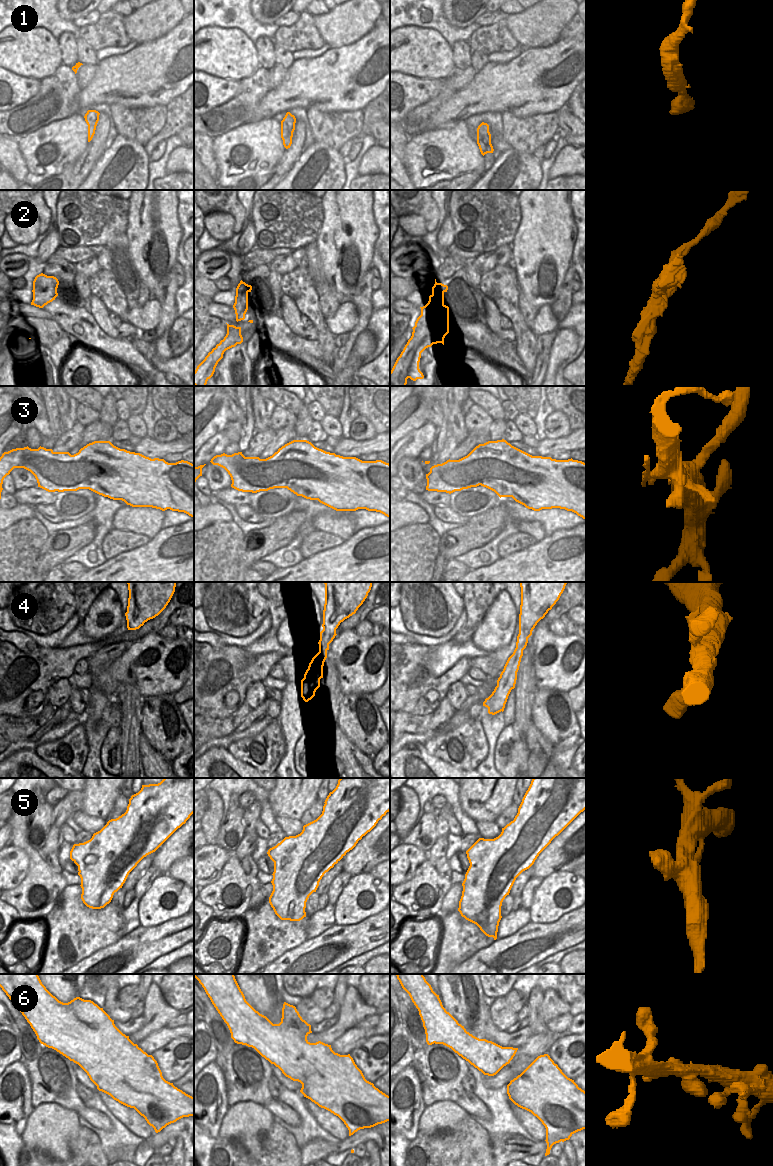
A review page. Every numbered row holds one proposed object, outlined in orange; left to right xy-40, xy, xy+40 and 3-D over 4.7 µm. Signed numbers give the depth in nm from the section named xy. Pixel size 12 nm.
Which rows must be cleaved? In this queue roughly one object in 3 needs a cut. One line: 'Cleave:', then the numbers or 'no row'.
Cleave: 2

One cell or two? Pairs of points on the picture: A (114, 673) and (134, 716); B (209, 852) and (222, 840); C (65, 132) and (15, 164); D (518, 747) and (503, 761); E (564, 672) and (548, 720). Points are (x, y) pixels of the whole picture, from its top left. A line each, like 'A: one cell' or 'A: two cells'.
A: two cells
B: two cells
C: two cells
D: one cell
E: two cells

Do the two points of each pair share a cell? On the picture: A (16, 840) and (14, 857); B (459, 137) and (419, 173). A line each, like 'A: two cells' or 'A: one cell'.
A: two cells
B: one cell

